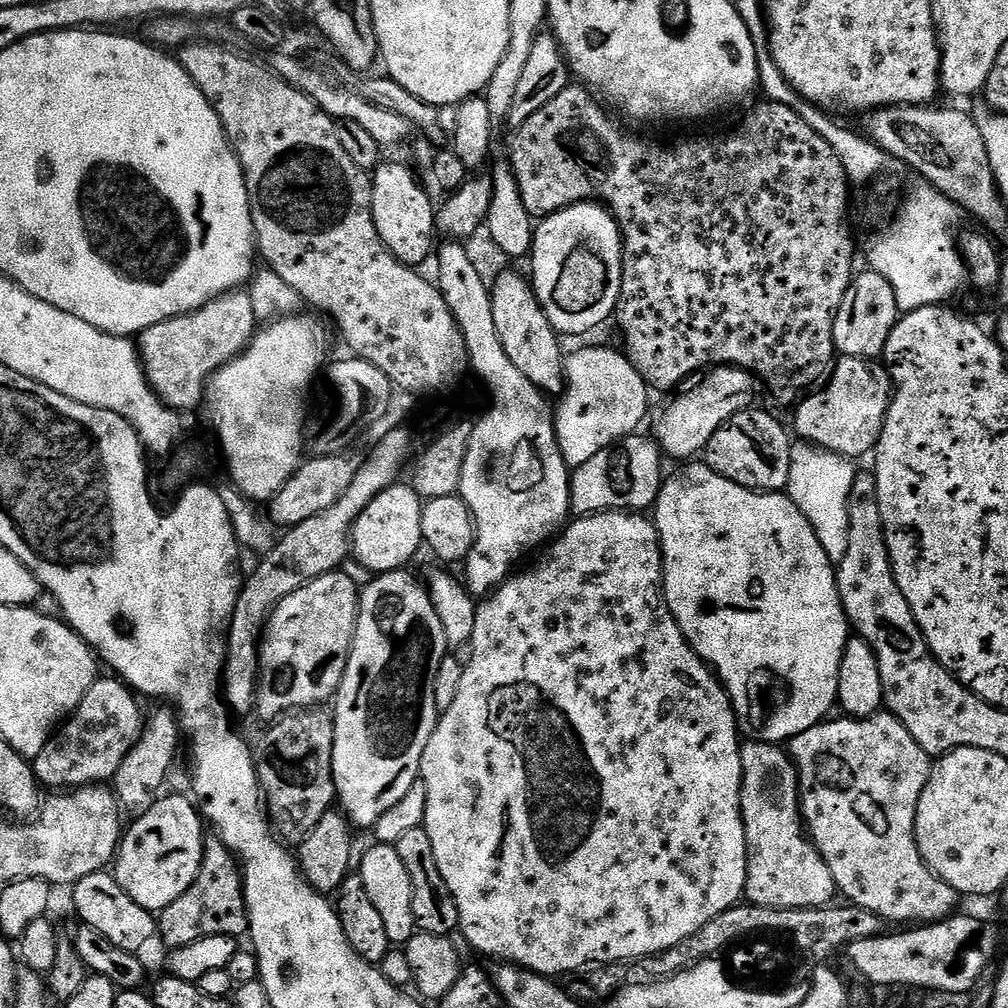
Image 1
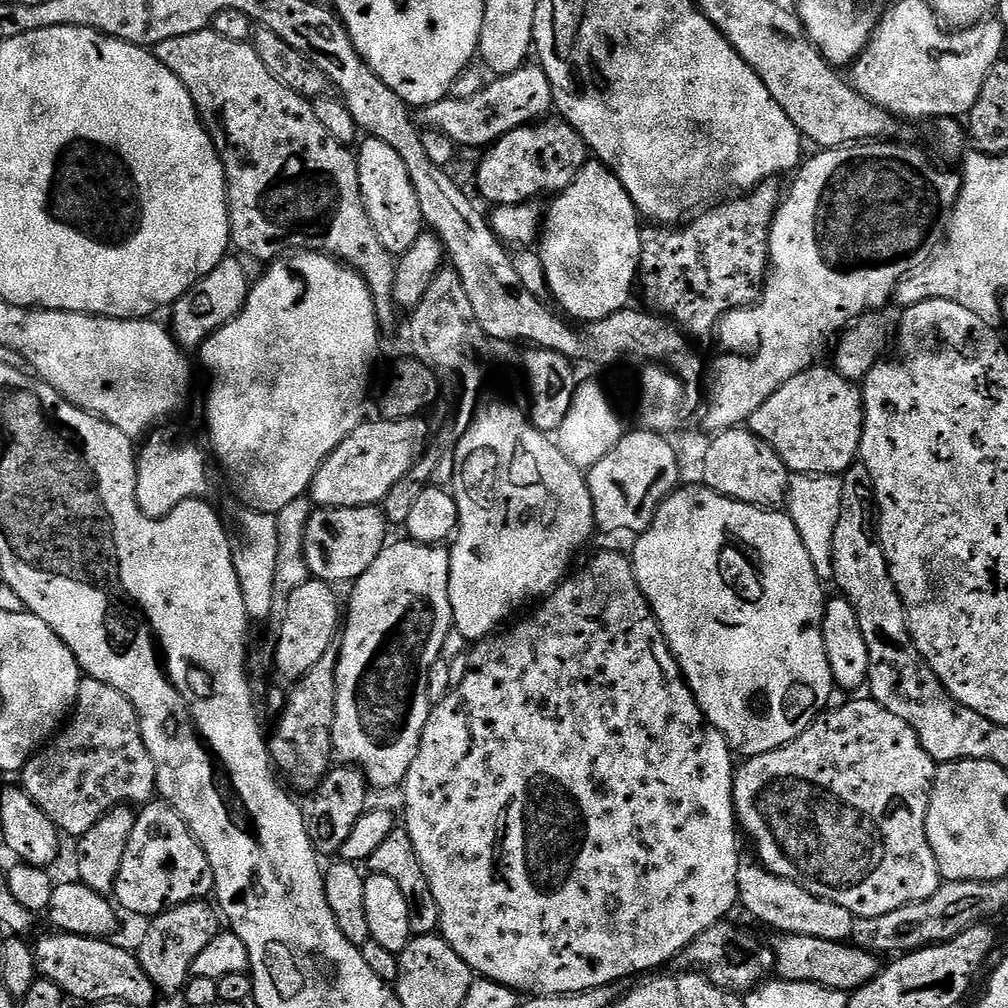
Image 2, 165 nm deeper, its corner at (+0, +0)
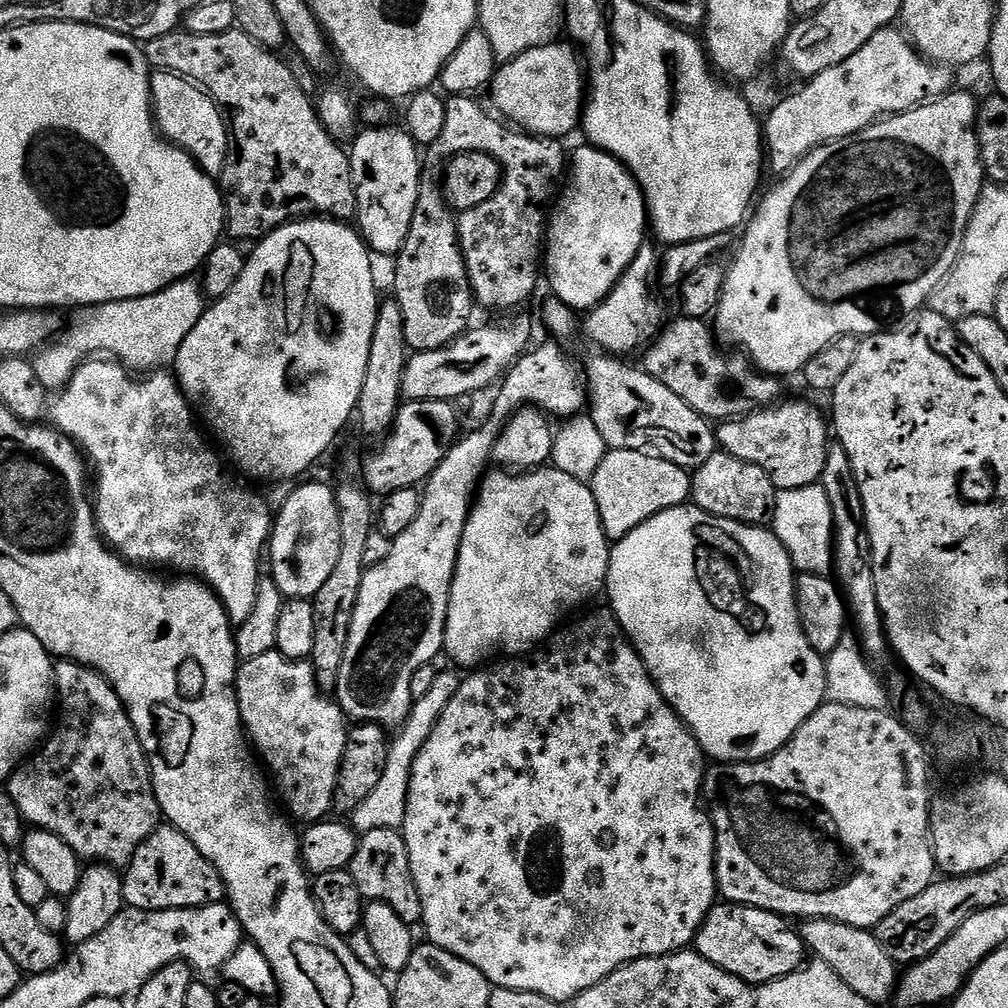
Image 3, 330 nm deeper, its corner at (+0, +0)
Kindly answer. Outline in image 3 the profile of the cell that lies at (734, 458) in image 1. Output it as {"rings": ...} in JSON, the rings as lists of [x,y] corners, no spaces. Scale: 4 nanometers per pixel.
{"rings":[[[717,450],[713,456],[706,458],[706,462],[702,462],[700,468],[691,473],[691,477],[691,503],[697,508],[706,510],[706,514],[760,526],[771,517],[772,510],[776,507],[778,490],[770,482],[766,470],[762,470],[762,466],[742,462],[742,458],[734,458],[730,454]]]}

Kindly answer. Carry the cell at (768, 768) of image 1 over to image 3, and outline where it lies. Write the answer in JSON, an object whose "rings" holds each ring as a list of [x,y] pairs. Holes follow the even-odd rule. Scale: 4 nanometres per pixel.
{"rings":[[[804,920],[799,925],[804,947],[815,959],[826,962],[858,998],[864,998],[874,1006],[893,999],[898,983],[898,966],[878,946],[875,935],[867,928],[855,928],[837,920]],[[802,925],[802,926],[801,926]],[[813,952],[813,953],[812,953]]]}

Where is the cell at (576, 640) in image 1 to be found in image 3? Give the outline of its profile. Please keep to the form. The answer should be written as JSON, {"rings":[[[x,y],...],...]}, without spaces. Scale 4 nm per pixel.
{"rings":[[[611,611],[592,612],[589,616],[574,621],[573,624],[567,624],[565,623],[563,627],[553,632],[543,646],[537,647],[531,653],[530,658],[504,658],[491,666],[481,667],[461,679],[458,694],[454,694],[454,698],[450,698],[450,706],[446,706],[442,718],[438,718],[430,738],[426,738],[426,746],[422,746],[422,750],[414,762],[410,774],[406,818],[402,825],[402,835],[410,858],[410,870],[414,878],[414,886],[418,890],[418,898],[422,902],[422,914],[424,915],[422,929],[424,928],[425,934],[428,935],[425,937],[442,950],[462,958],[462,962],[470,962],[470,966],[482,970],[482,974],[495,987],[505,988],[506,990],[530,990],[534,994],[542,994],[546,998],[561,1002],[575,1000],[583,992],[590,990],[590,986],[598,986],[598,982],[602,982],[607,976],[617,972],[624,964],[629,964],[635,960],[645,960],[651,956],[668,956],[671,952],[687,949],[695,941],[702,922],[710,914],[713,904],[717,903],[718,900],[716,831],[712,825],[711,816],[702,807],[706,757],[704,751],[700,748],[700,743],[694,738],[692,731],[680,720],[675,710],[662,698],[662,694],[656,683],[650,678],[642,658],[634,650],[634,646],[628,640],[628,637],[624,635],[620,624]]]}

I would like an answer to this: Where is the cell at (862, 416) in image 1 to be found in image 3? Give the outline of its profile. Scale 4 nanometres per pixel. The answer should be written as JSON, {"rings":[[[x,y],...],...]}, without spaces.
{"rings":[[[786,400],[739,420],[725,420],[715,429],[719,451],[762,466],[770,482],[781,492],[817,483],[824,473],[830,447],[830,424],[825,413],[823,416],[804,400]]]}

